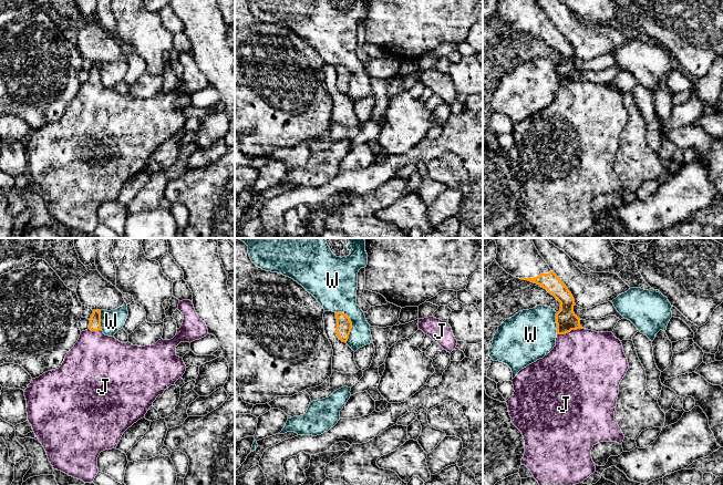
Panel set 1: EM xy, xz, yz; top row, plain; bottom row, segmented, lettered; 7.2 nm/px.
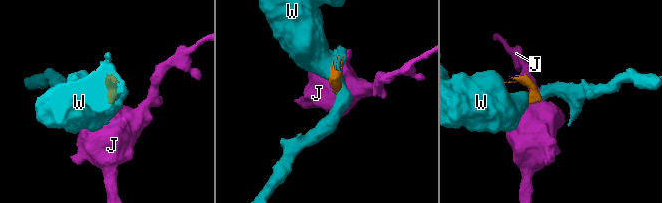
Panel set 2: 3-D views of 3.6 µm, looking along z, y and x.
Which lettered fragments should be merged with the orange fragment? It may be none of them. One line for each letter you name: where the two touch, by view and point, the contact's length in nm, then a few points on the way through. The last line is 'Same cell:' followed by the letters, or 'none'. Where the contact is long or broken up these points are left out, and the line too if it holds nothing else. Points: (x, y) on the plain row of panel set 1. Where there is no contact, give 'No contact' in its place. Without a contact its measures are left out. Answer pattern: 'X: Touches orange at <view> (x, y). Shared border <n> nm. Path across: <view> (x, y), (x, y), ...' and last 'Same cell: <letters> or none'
J: Touches orange at yz (569, 83). Shared border 190 nm. Path across: yz (566, 72), (569, 83), (578, 107), (584, 114)
Same cell: J

